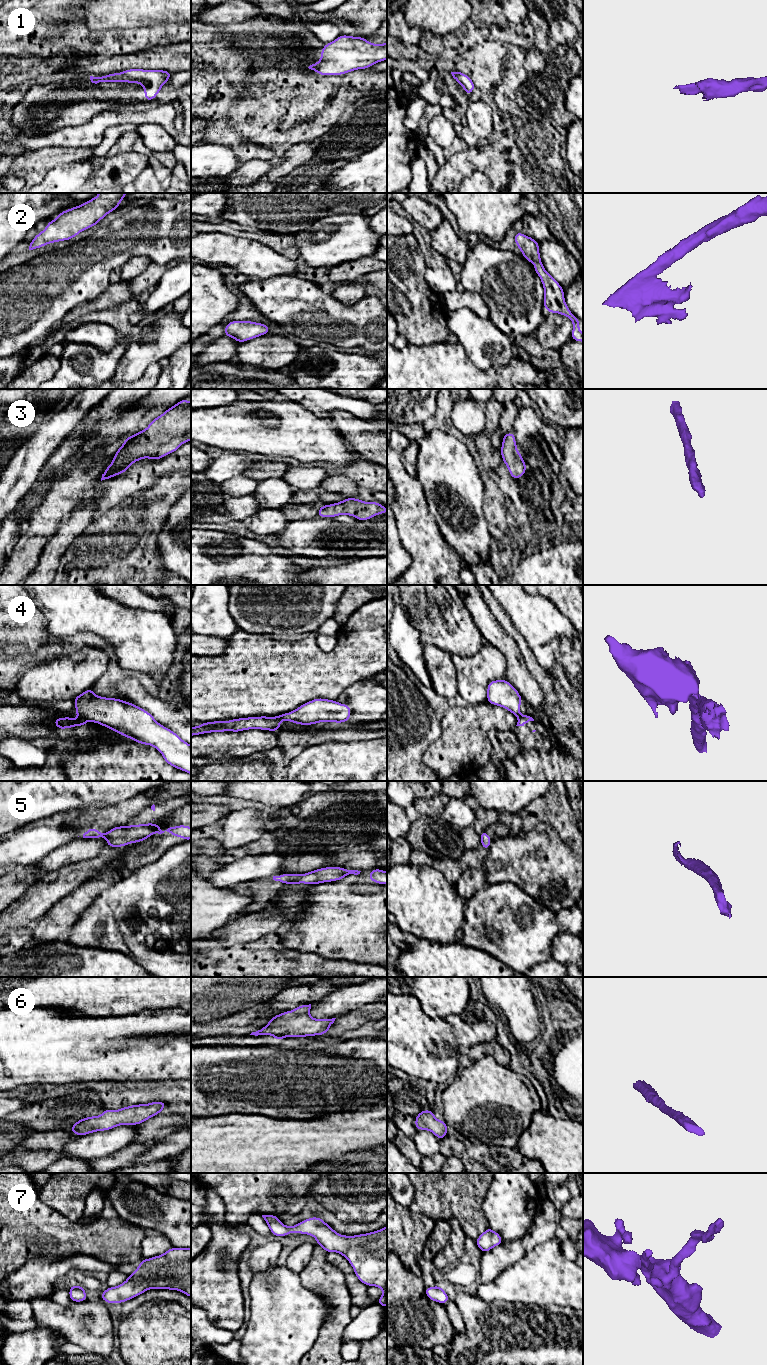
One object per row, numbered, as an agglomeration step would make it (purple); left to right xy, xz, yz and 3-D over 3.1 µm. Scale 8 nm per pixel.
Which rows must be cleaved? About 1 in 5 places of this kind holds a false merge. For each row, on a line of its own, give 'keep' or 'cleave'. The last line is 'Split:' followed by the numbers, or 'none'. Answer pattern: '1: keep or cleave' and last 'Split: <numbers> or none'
1: keep
2: keep
3: keep
4: cleave
5: keep
6: keep
7: keep
Split: 4

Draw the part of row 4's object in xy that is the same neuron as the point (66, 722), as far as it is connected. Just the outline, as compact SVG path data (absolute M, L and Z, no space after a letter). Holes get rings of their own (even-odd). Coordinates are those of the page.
M72 717L55 718L54 725L57 726L59 730L73 728L74 726L86 726L86 719L83 717L77 719L73 719Z

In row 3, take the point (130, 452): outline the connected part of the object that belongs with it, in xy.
M185 399L153 419L146 429L127 437L101 481L125 473L131 464L143 458L159 460L190 441L191 401Z

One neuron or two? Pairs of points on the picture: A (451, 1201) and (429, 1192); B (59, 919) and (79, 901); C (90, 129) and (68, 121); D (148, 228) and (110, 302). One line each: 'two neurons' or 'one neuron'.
A: one neuron
B: one neuron
C: two neurons
D: two neurons

